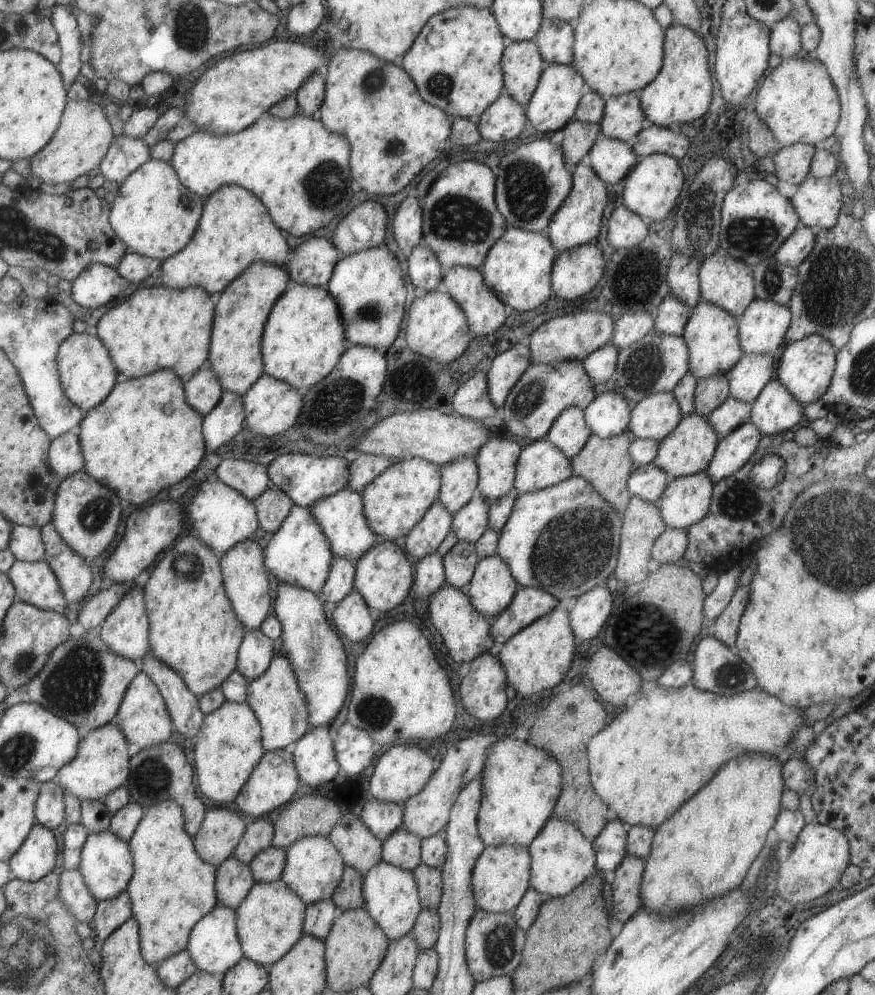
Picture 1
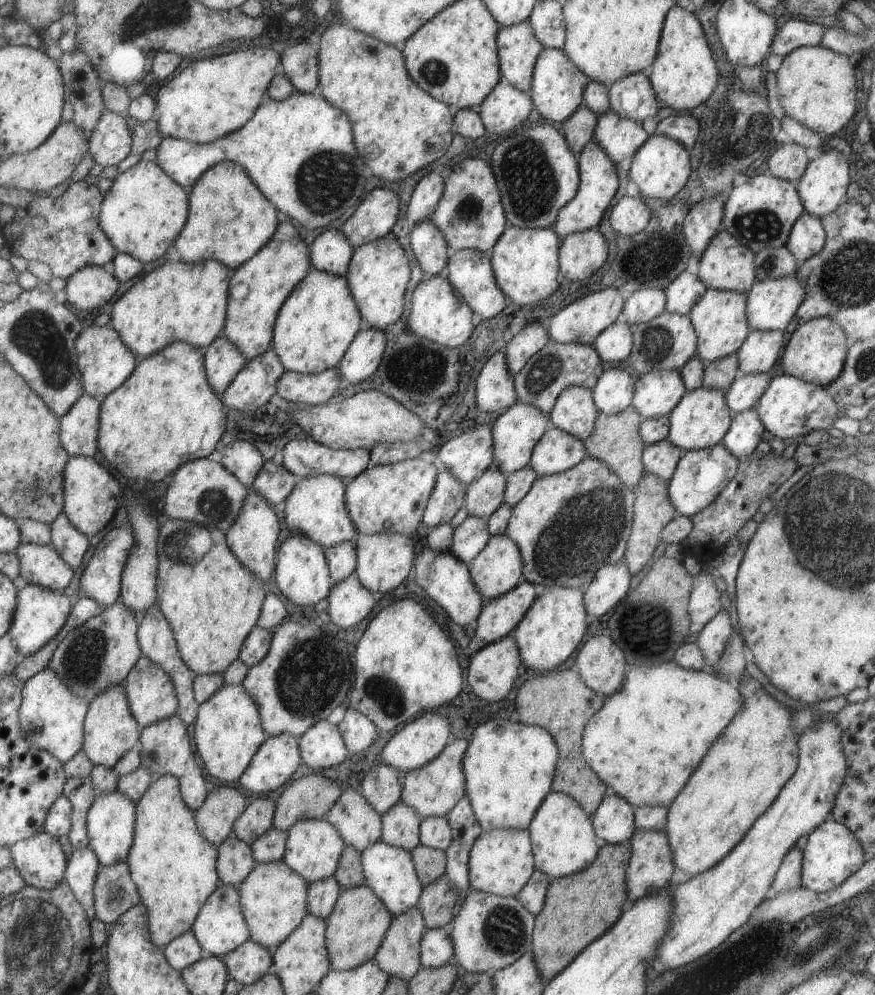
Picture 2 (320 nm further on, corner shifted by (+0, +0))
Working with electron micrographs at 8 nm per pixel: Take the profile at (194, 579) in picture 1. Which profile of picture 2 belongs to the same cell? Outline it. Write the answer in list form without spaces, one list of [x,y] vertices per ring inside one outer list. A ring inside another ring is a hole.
[[[170,518],[158,528],[156,551],[156,603],[173,631],[183,662],[196,676],[222,673],[238,657],[243,641],[256,625],[267,593],[266,585],[237,560],[227,546],[224,532],[214,526],[202,527],[186,520]]]

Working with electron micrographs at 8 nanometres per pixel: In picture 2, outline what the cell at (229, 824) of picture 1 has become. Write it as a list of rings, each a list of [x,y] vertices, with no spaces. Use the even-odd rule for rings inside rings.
[[[233,784],[213,787],[201,806],[194,810],[194,821],[199,834],[217,846],[232,833],[233,821],[245,807],[243,794]]]

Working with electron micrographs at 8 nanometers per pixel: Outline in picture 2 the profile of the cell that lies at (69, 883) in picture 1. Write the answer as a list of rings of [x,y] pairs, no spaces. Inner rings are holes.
[[[88,845],[73,850],[66,861],[63,879],[81,904],[88,921],[94,918],[94,884],[100,867],[98,858]]]

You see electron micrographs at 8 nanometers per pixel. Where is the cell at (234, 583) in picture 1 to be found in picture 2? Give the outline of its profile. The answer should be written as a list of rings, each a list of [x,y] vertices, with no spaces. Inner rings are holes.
[[[247,488],[248,493],[243,499],[241,508],[237,513],[233,524],[226,530],[226,543],[229,550],[240,560],[240,563],[253,571],[265,585],[268,584],[269,577],[274,574],[277,552],[277,534],[279,534],[279,522],[275,511],[268,500],[261,496],[255,489]]]

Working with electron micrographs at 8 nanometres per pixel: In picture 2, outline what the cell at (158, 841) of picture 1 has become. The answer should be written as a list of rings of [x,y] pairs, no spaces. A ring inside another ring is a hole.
[[[158,776],[149,783],[135,803],[134,837],[125,862],[128,864],[131,880],[137,887],[140,902],[147,907],[152,943],[164,947],[176,936],[189,931],[201,904],[219,882],[216,871],[216,846],[199,834],[194,821],[194,811],[183,802],[178,780],[174,776]]]

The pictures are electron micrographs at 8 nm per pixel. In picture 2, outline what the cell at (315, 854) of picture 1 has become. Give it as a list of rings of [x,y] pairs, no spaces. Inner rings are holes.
[[[324,818],[298,820],[286,830],[282,861],[309,884],[313,881],[323,880],[335,872],[344,845],[339,833]]]

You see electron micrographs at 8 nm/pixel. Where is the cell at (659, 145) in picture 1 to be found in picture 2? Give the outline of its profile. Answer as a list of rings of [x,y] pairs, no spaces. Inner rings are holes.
[[[667,116],[656,124],[653,135],[663,134],[670,139],[677,140],[689,150],[699,136],[699,124],[693,116]]]

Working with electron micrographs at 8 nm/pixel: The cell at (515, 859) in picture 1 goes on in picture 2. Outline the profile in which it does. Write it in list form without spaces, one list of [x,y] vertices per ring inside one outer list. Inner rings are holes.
[[[504,828],[481,832],[473,841],[468,854],[468,886],[469,889],[487,894],[515,897],[534,869],[534,856],[527,830]]]

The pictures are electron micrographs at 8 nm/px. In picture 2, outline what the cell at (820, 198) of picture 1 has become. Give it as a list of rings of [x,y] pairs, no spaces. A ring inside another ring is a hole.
[[[837,150],[819,152],[807,163],[797,184],[797,194],[809,214],[821,218],[844,200],[849,184],[846,157]]]

